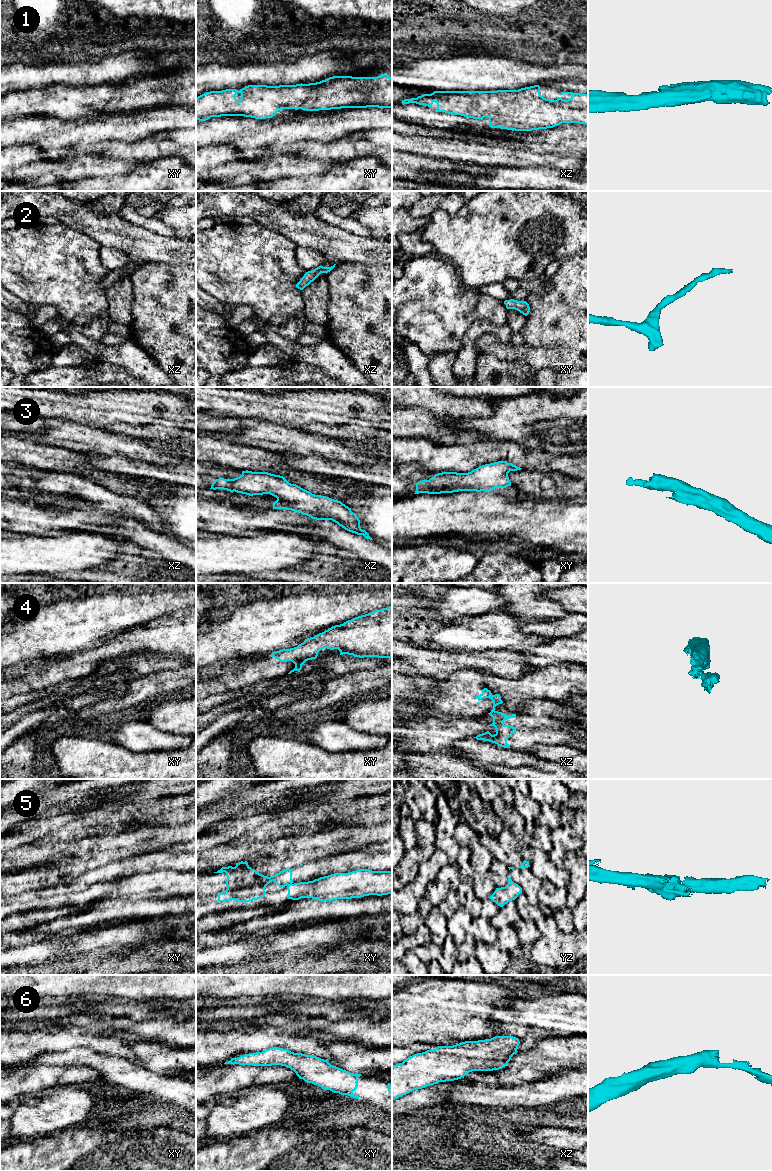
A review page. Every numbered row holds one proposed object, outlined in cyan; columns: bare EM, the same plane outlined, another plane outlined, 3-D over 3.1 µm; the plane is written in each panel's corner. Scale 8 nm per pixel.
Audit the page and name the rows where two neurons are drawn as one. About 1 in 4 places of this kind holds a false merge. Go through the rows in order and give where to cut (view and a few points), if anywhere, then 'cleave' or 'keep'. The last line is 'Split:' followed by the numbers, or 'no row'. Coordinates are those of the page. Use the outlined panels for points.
1: no cut; keep
2: no cut; keep
3: no cut; keep
4: cut in xz along (494, 710), (491, 712); cleave
5: cut in xy along (291, 883), (288, 885); cleave
6: no cut; keep
Split: 4, 5

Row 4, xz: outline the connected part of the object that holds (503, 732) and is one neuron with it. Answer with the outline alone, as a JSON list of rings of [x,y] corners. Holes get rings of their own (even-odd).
[[[492,711],[488,714],[493,718],[493,723],[488,726],[494,726],[496,733],[492,735],[489,731],[487,731],[485,733],[477,735],[474,738],[477,740],[489,741],[504,748],[510,748],[507,740],[512,734],[516,733],[516,728],[511,725],[505,725],[503,722],[509,718],[516,717],[516,714],[509,716],[498,711]]]

